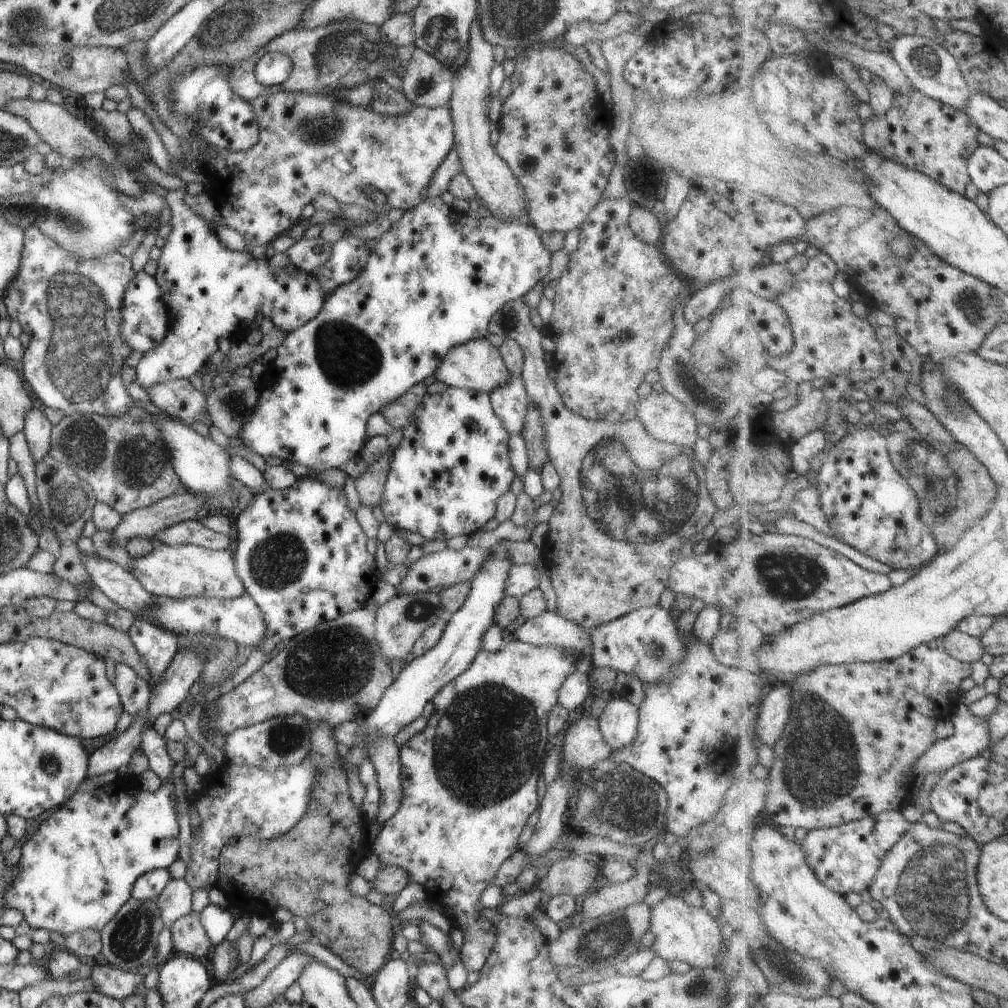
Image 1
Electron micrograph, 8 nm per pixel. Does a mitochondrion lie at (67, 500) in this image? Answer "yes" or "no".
yes

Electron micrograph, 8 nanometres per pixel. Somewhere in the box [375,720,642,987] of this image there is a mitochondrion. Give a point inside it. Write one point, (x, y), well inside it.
(613, 940)

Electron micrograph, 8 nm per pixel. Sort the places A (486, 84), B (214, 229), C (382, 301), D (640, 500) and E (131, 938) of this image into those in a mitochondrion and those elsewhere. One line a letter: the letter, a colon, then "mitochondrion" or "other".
A: other
B: other
C: other
D: mitochondrion
E: mitochondrion

